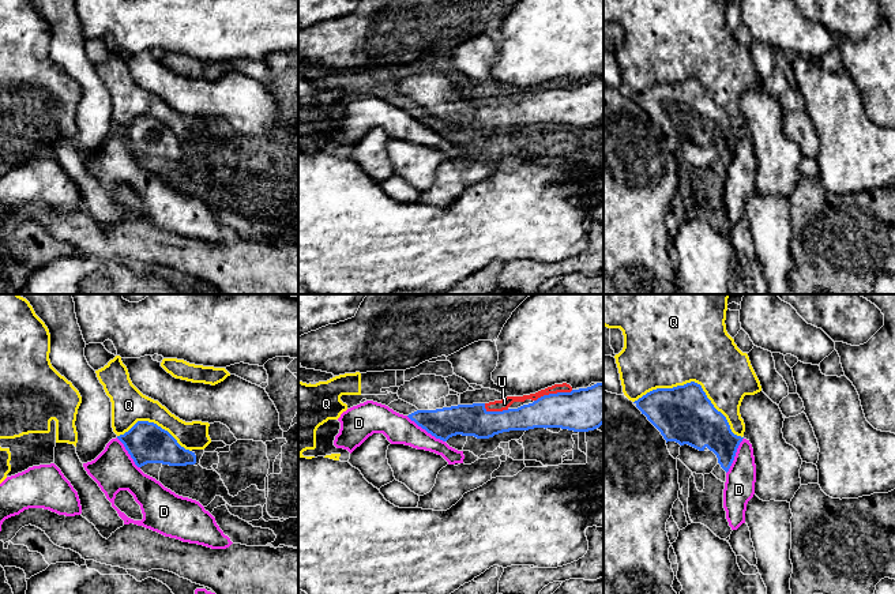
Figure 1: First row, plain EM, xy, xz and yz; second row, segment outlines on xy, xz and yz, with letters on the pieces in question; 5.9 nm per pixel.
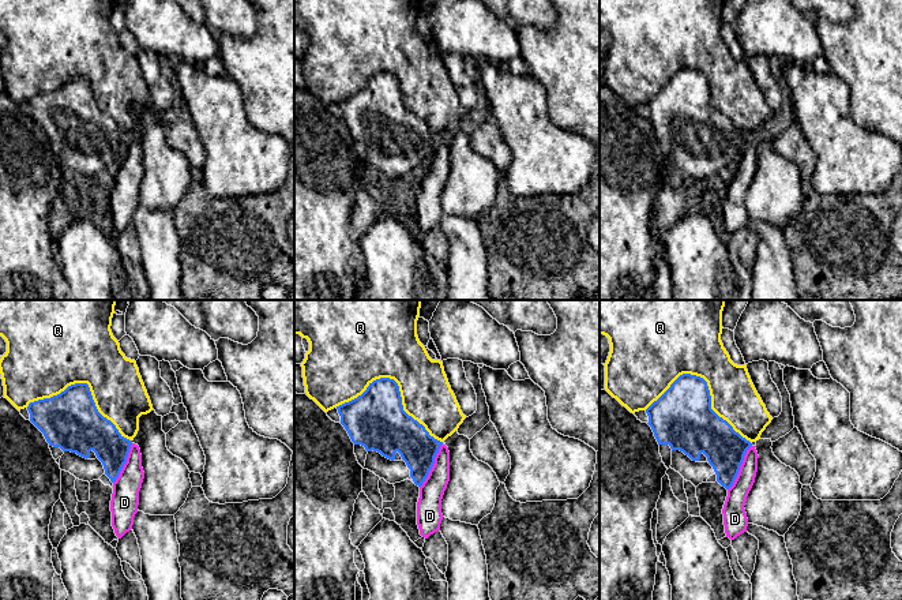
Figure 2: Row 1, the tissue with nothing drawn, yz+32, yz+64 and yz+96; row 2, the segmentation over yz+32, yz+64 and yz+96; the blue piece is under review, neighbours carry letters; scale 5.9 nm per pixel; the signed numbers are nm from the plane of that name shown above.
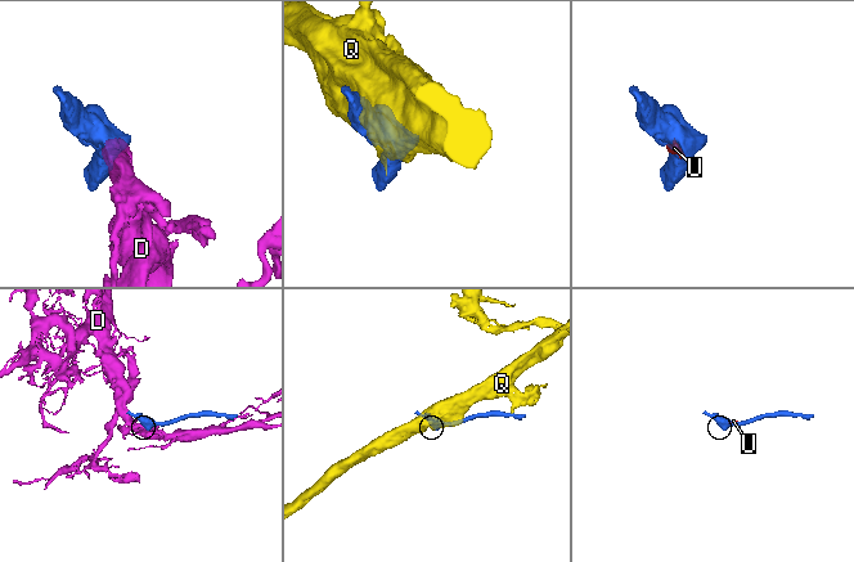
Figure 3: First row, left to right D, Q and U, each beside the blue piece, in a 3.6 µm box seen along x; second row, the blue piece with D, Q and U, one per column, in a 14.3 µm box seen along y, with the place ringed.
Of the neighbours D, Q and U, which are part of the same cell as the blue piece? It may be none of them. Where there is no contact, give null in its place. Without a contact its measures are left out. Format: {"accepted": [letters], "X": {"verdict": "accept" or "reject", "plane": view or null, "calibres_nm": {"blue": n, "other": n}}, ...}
{"accepted": ["U"], "D": {"verdict": "reject", "plane": "xz", "calibres_nm": {"blue": 190, "other": 180}}, "Q": {"verdict": "reject", "plane": "yz", "calibres_nm": {"blue": 340, "other": 480}}, "U": {"verdict": "accept", "plane": "xz", "calibres_nm": {"blue": 260, "other": 60}}}

